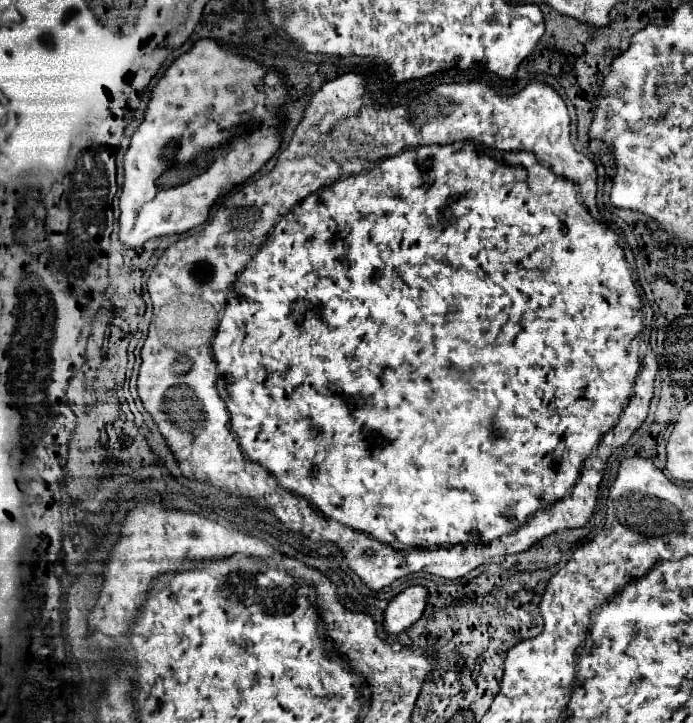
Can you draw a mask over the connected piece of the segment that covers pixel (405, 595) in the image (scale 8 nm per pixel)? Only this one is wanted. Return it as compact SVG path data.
M410 586L398 596L394 596L384 610L384 630L388 634L400 634L408 630L426 608L428 590L424 586Z

